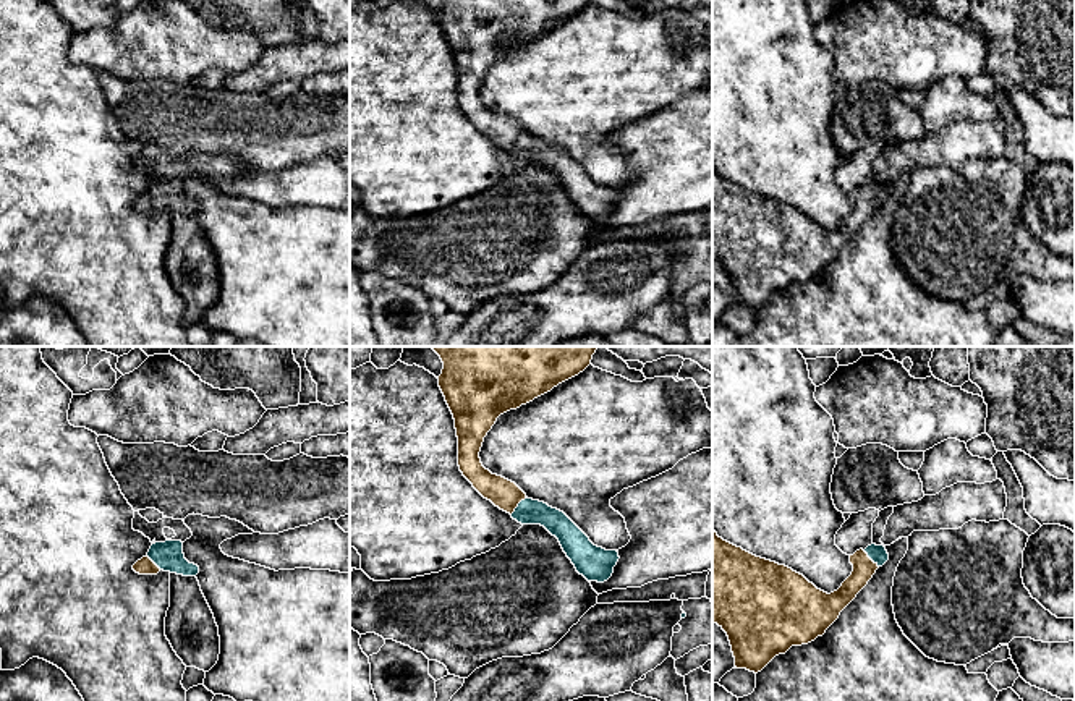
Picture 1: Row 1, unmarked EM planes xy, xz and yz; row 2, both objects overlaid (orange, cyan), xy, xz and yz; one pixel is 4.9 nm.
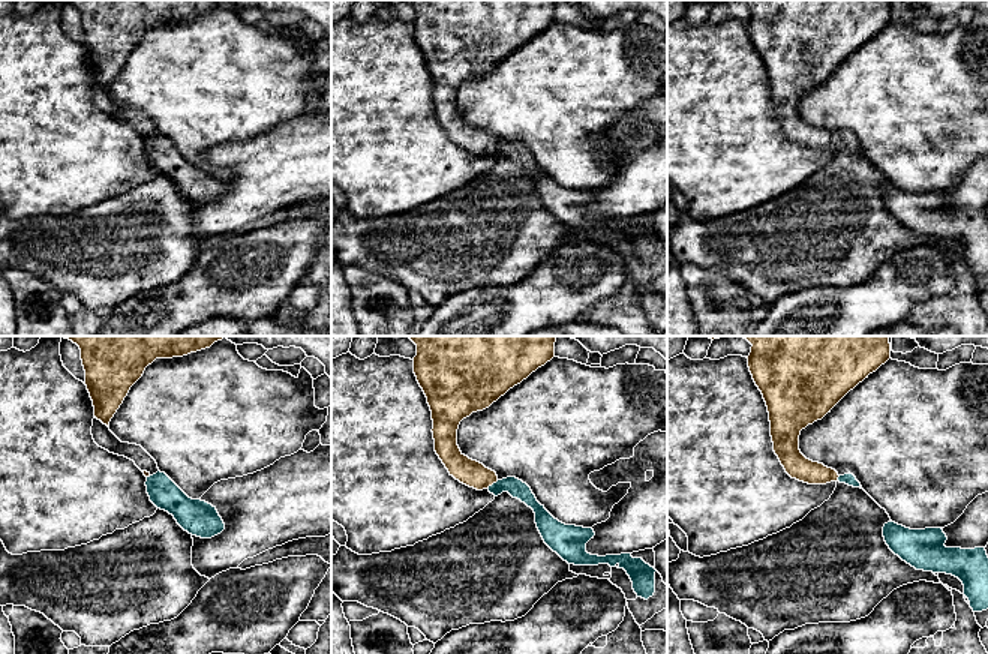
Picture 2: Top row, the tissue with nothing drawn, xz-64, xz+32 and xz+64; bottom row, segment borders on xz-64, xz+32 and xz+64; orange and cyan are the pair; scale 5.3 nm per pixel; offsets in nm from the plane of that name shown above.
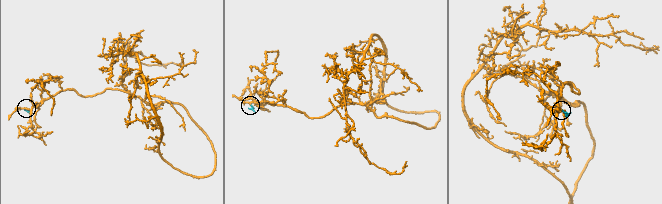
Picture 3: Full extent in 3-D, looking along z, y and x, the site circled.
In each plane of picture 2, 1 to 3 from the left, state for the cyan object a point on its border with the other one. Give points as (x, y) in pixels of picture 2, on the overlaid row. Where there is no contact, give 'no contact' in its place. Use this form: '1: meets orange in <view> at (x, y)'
1: no contact
2: meets orange in xz+32 at (492, 483)
3: meets orange in xz+64 at (837, 479)

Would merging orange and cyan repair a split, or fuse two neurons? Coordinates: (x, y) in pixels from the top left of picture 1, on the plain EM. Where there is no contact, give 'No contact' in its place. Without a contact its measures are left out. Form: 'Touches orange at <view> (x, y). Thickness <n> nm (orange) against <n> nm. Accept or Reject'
Touches orange at xz (517, 143). Thickness 140 nm (orange) against 130 nm. Accept

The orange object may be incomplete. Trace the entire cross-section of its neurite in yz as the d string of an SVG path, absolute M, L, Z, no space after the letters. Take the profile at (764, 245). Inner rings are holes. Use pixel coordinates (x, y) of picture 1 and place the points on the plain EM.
M712 165L712 259L727 270L735 304L758 311L792 283L822 274L887 198L884 183L856 188L852 212L827 232L792 206L724 178Z

